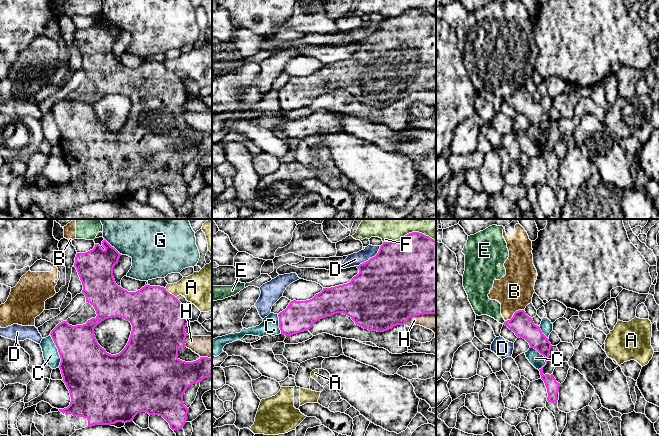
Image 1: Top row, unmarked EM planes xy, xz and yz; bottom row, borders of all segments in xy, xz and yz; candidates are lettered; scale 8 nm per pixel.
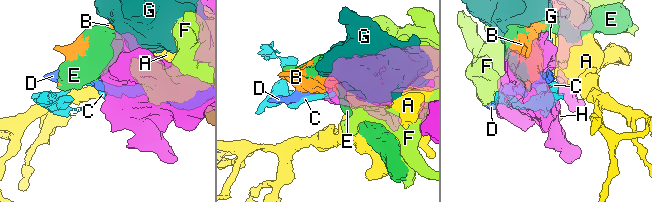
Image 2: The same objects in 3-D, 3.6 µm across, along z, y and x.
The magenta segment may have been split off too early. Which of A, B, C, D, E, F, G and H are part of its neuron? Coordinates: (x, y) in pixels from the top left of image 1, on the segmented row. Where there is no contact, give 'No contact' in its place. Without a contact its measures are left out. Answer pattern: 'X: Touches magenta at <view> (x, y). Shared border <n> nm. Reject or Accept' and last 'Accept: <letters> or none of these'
A: Touches magenta at xy (169, 293). Shared border 130 nm. Reject
B: Touches magenta at yz (514, 314). Shared border 180 nm. Reject
C: Touches magenta at xy (58, 350). Shared border 280 nm. Reject
D: Touches magenta at xz (369, 259). Shared border 280 nm. Reject
E: Touches magenta at yz (504, 323). Shared border 40 nm. Reject
F: Touches magenta at xz (409, 233). Shared border 420 nm. Reject
G: Touches magenta at xy (111, 246). Shared border 190 nm. Reject
H: Touches magenta at xz (419, 314). Shared border 280 nm. Reject
Accept: none of these

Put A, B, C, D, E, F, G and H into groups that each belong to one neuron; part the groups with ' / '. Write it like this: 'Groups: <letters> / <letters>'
Groups: A / B E / C / D / F / G / H

